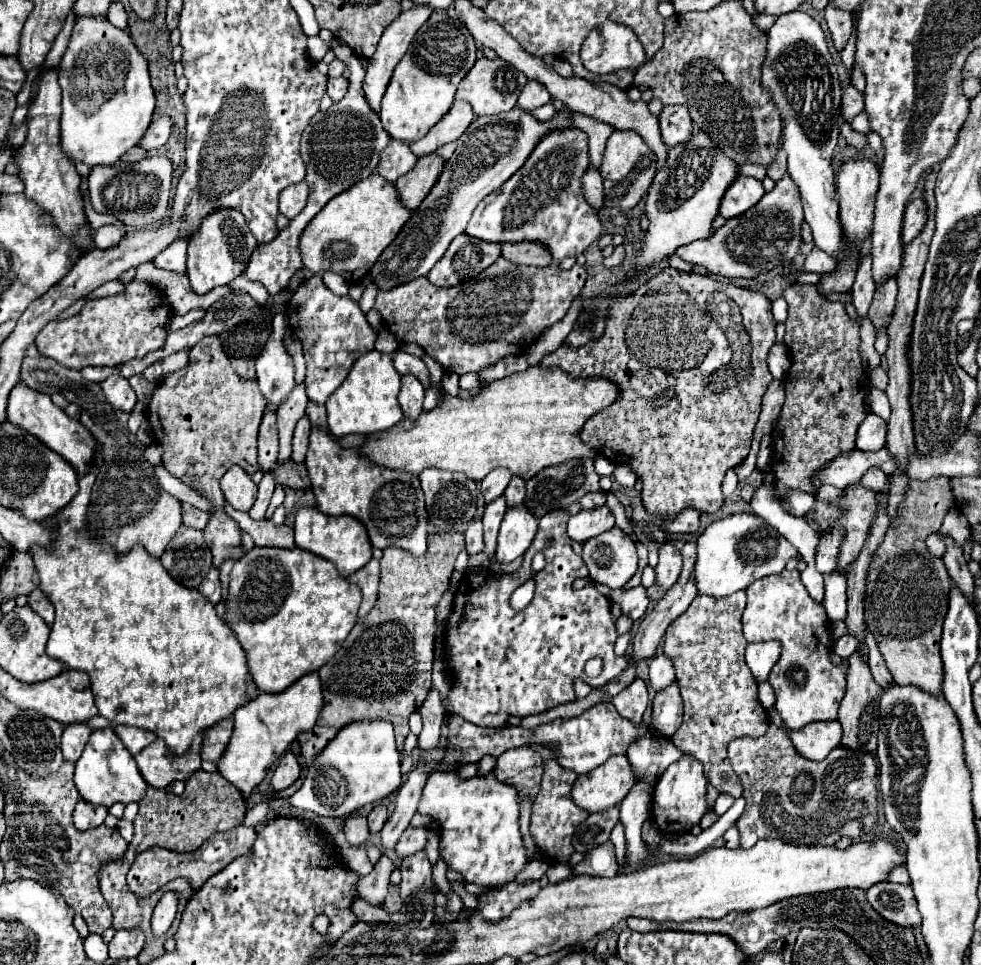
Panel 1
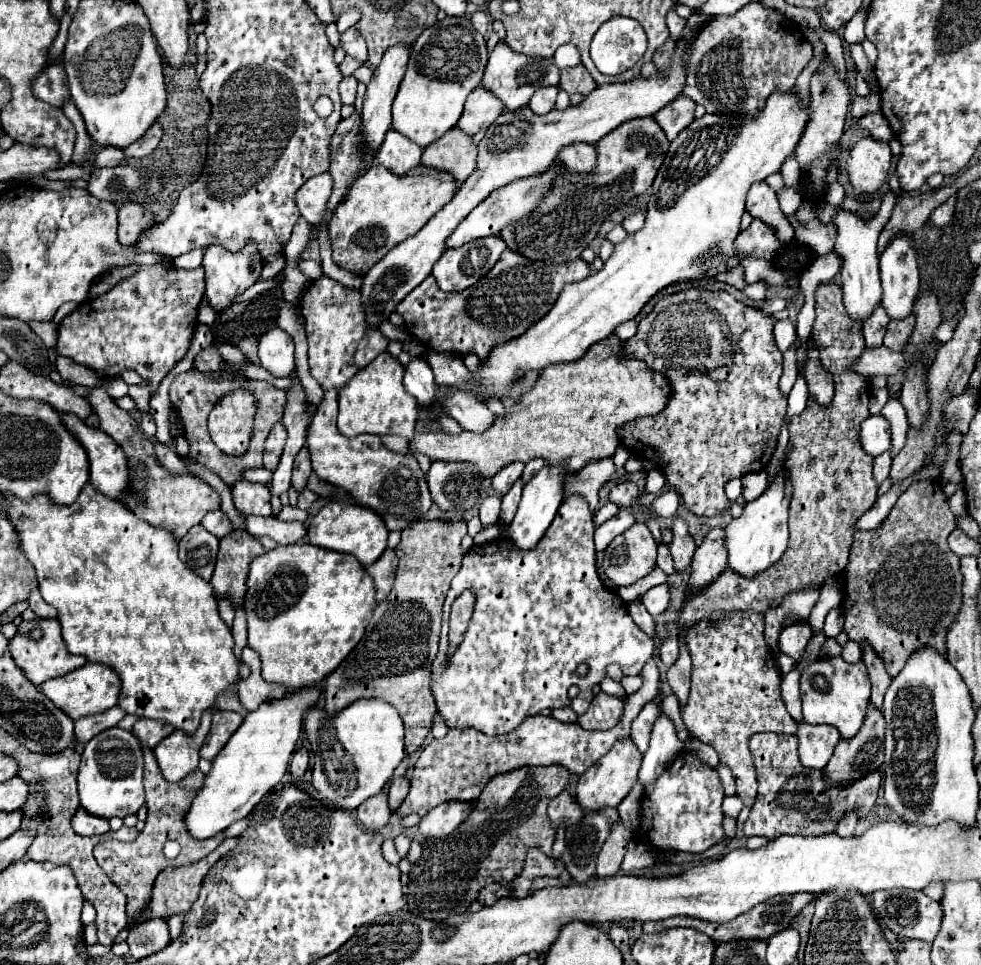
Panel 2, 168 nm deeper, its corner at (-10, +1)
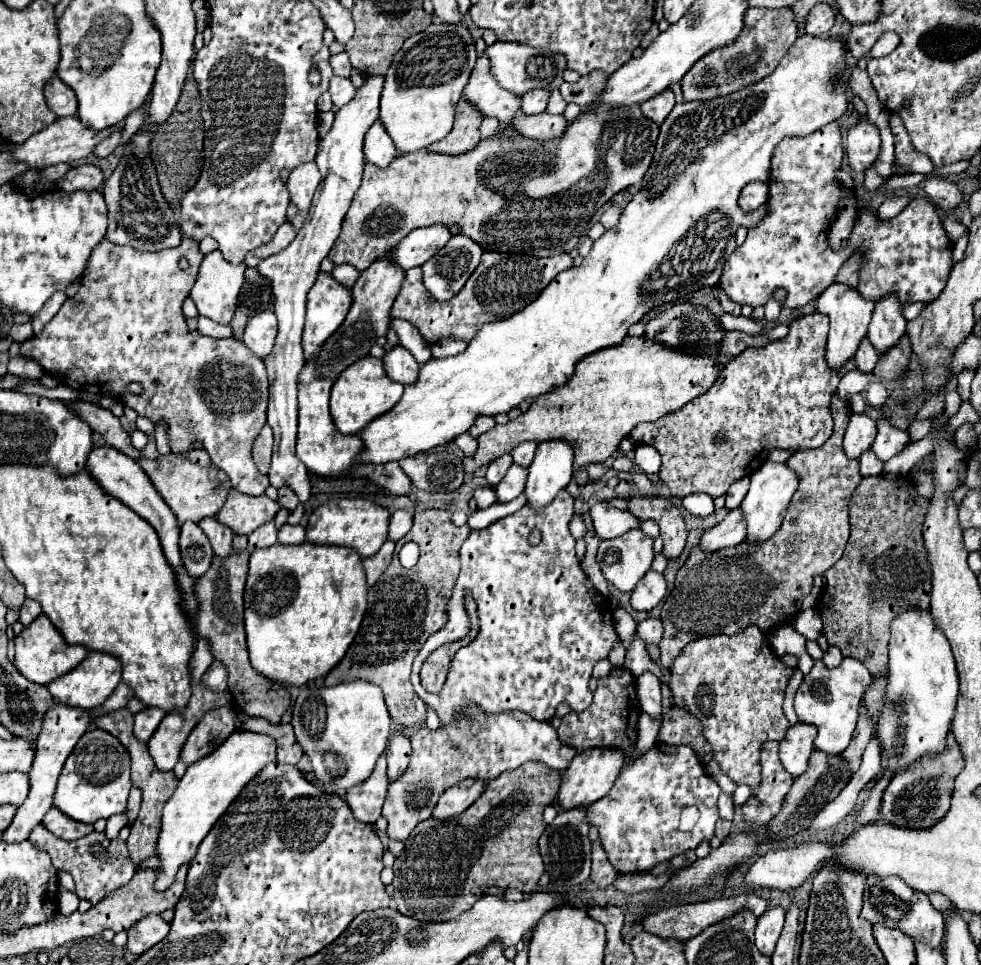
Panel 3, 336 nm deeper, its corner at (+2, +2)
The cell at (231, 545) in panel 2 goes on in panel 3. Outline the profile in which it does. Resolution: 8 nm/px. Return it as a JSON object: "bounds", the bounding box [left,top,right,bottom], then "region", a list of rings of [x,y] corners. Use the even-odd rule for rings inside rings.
{"bounds":[196,552,290,724],"region":[[[250,552],[228,556],[228,560],[214,560],[210,570],[196,580],[196,598],[200,604],[196,628],[198,636],[210,642],[210,652],[214,660],[228,668],[228,692],[232,694],[232,708],[246,716],[264,718],[270,724],[280,724],[284,710],[290,706],[290,692],[280,682],[258,674],[250,660],[246,648],[244,632],[244,586],[248,576],[248,556]]]}

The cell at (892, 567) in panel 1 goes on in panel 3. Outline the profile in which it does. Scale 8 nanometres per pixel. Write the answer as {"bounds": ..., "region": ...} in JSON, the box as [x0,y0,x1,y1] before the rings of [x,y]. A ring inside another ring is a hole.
{"bounds":[816,478,930,674],"region":[[[862,478],[848,502],[850,508],[850,540],[844,556],[826,572],[826,588],[816,604],[822,616],[822,634],[830,646],[838,646],[846,658],[860,660],[870,674],[880,674],[888,666],[890,622],[900,610],[912,606],[930,606],[930,566],[926,562],[922,524],[928,510],[928,500],[922,498],[908,478]]]}

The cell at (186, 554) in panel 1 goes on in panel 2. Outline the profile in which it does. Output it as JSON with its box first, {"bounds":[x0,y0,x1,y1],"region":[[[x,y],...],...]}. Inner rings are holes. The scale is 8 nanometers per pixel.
{"bounds":[180,525,218,581],"region":[[[202,525],[192,527],[180,541],[180,561],[204,581],[210,581],[216,565],[218,537],[208,533]]]}

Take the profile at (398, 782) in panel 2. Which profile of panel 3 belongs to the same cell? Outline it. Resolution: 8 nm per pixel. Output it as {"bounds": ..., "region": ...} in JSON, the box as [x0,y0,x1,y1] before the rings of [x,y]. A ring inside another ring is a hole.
{"bounds":[386,730,412,782],"region":[[[396,730],[390,736],[388,750],[386,750],[386,756],[388,756],[388,780],[390,782],[396,780],[396,776],[400,776],[400,772],[404,772],[404,768],[408,766],[410,754],[412,754],[410,738],[406,736],[406,732]]]}

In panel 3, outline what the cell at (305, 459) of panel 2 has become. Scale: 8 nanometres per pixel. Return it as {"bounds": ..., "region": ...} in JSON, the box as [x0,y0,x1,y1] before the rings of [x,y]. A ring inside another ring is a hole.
{"bounds":[278,486,298,512],"region":[[[288,486],[280,488],[280,490],[278,490],[278,504],[280,504],[282,508],[286,508],[288,512],[294,512],[294,508],[298,506],[296,494],[294,494],[294,492],[292,492]]]}

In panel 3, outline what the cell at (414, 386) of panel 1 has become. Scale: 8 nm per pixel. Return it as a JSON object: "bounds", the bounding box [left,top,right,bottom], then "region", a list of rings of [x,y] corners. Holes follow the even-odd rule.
{"bounds":[382,346,420,386],"region":[[[394,346],[392,350],[388,350],[382,358],[382,364],[384,364],[386,374],[404,386],[414,384],[414,380],[418,378],[420,364],[404,346]]]}

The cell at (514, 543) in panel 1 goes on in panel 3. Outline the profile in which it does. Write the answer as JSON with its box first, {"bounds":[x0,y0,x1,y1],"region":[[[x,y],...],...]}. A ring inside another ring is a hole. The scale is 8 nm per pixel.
{"bounds":[524,440,574,508],"region":[[[566,440],[540,442],[530,464],[524,494],[532,508],[544,508],[568,486],[574,474],[574,450]]]}

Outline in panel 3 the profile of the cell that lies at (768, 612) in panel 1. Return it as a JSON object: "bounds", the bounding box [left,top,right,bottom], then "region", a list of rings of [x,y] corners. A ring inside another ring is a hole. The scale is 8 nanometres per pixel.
{"bounds":[794,658,872,756],"region":[[[844,658],[844,662],[834,670],[824,668],[822,660],[814,662],[812,672],[808,676],[804,676],[804,682],[796,692],[794,708],[796,708],[800,722],[820,728],[820,748],[818,750],[822,750],[830,756],[838,756],[848,748],[856,720],[858,720],[860,692],[864,692],[864,684],[868,684],[870,678],[872,678],[870,672],[858,660]]]}

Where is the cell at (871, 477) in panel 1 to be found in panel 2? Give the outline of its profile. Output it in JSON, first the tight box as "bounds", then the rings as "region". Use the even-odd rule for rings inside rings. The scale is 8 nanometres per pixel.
{"bounds":[872,451,892,485],"region":[[[886,451],[886,453],[882,453],[882,455],[878,455],[878,457],[874,459],[874,471],[872,471],[872,475],[874,475],[874,481],[876,481],[878,485],[882,485],[882,483],[888,479],[888,475],[890,475],[890,465],[892,465],[892,455],[890,455],[890,451]]]}

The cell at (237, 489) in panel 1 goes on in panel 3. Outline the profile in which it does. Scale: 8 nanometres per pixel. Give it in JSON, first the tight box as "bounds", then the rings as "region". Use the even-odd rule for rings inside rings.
{"bounds":[216,490,280,534],"region":[[[230,490],[224,506],[216,514],[216,520],[230,526],[234,534],[252,534],[266,522],[272,522],[280,506],[268,496],[248,496],[242,492]]]}

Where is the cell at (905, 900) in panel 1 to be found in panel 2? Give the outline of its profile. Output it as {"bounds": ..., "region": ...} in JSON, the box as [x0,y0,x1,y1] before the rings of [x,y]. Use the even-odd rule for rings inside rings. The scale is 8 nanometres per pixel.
{"bounds":[872,889,940,943],"region":[[[884,889],[872,893],[874,909],[880,915],[880,919],[886,923],[888,929],[892,929],[902,939],[922,939],[932,943],[938,929],[940,929],[940,903],[926,897],[922,891],[914,889]]]}

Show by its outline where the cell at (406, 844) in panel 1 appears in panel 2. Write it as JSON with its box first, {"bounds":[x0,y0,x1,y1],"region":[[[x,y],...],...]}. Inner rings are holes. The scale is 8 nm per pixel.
{"bounds":[418,801,468,841],"region":[[[448,801],[432,811],[428,811],[420,823],[418,823],[418,833],[424,841],[430,839],[442,839],[450,835],[468,815],[468,805],[460,801]]]}

